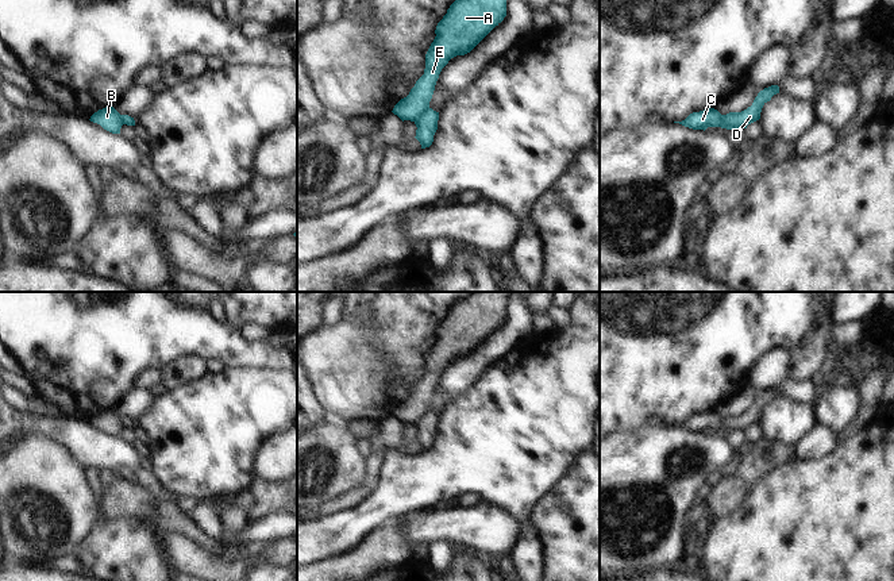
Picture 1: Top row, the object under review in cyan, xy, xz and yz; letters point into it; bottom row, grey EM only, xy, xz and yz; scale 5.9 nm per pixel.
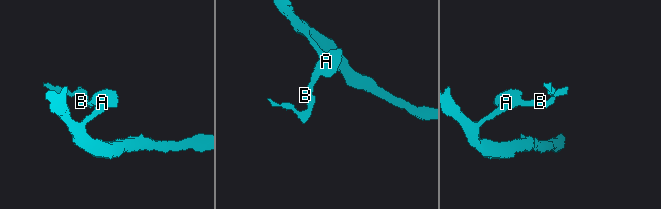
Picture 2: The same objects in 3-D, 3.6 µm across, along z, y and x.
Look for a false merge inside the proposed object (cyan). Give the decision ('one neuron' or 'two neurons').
two neurons

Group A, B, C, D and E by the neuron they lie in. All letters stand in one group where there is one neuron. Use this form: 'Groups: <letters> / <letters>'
Groups: A B C E / D

